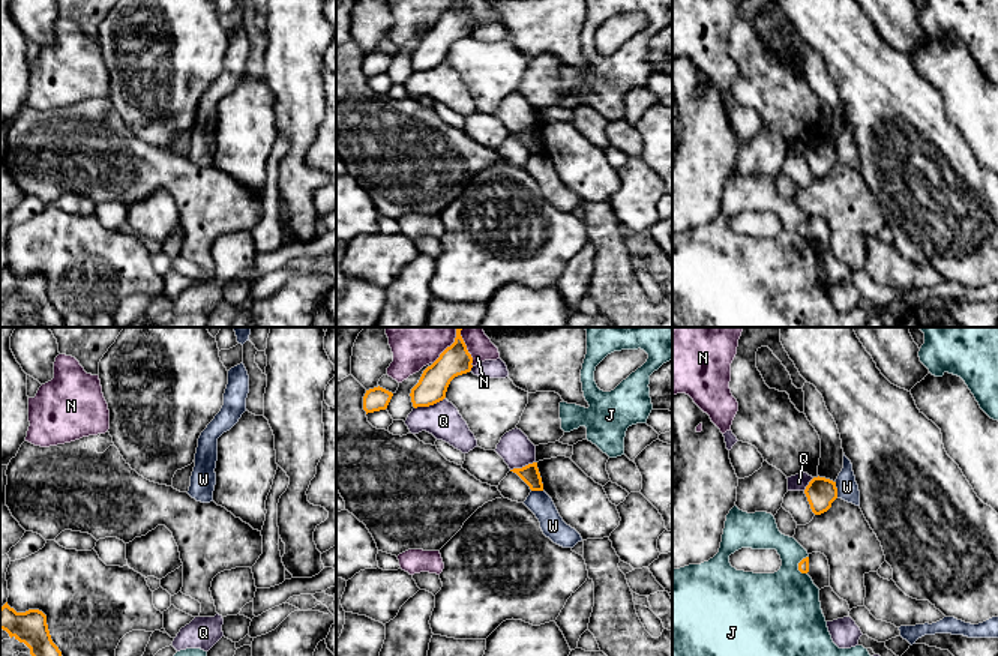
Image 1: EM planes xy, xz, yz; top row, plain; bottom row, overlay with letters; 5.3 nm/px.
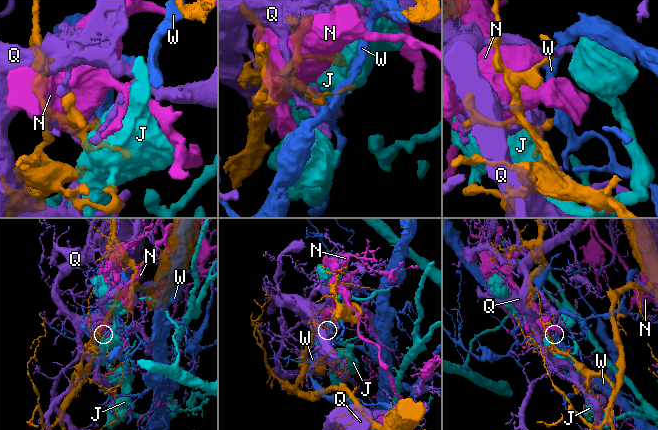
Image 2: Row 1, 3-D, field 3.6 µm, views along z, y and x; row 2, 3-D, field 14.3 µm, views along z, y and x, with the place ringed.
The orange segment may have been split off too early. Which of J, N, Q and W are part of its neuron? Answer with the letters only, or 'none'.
none

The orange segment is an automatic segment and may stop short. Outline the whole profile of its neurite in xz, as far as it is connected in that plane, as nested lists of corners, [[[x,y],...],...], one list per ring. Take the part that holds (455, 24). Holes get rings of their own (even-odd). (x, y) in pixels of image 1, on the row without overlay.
[[[462,0],[447,11],[440,21],[428,30],[419,47],[411,53],[413,71],[429,71],[446,62],[450,45],[473,32],[473,21],[467,14]]]

